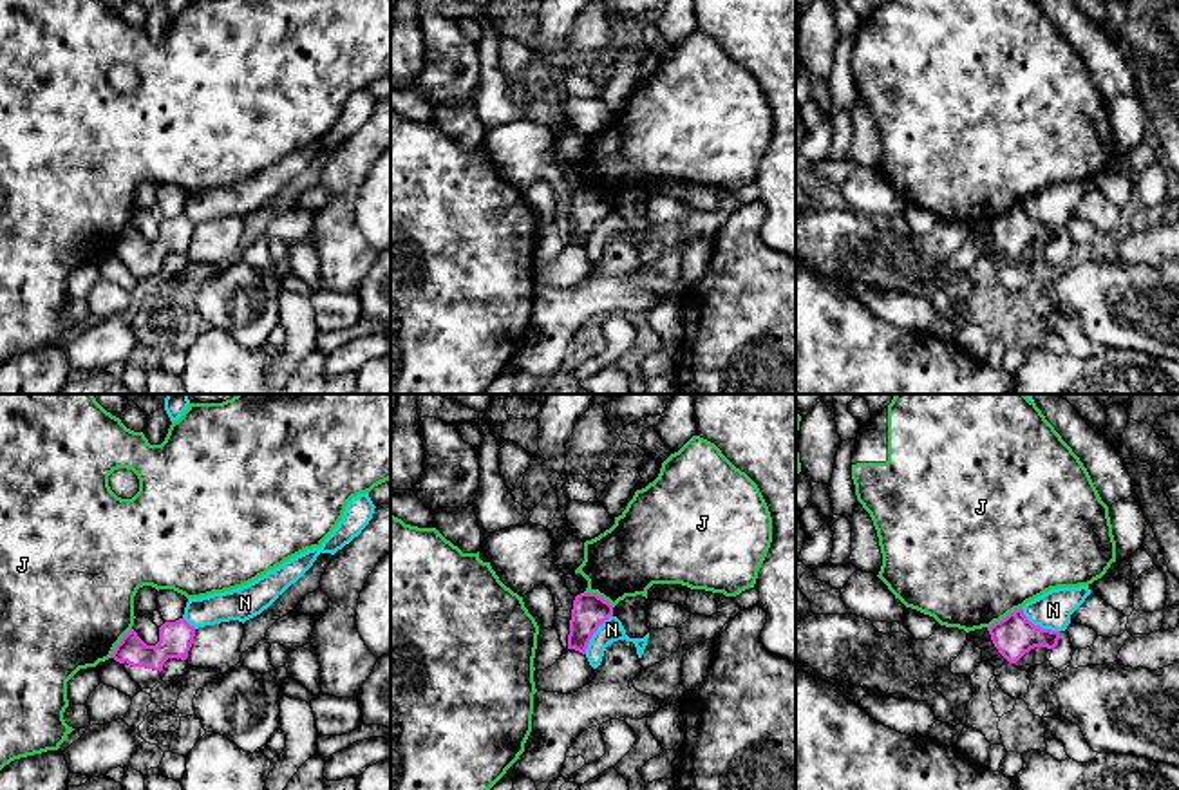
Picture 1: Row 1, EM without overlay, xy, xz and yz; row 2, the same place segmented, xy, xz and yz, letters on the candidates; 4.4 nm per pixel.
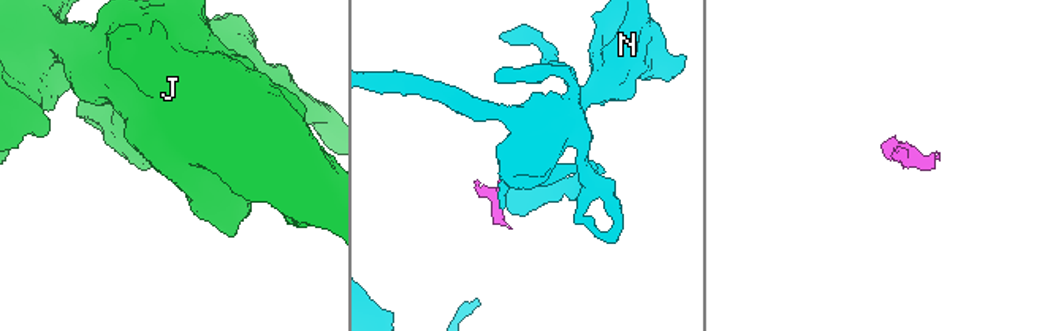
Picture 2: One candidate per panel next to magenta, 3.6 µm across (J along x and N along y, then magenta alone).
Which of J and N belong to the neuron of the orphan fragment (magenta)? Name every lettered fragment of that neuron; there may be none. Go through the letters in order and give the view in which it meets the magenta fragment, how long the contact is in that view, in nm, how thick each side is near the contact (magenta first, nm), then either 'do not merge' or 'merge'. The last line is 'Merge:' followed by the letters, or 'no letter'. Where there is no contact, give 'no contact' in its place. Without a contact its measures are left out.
J: meets magenta in yz; contact 180 nm long; 180 nm thick on the magenta side, 480 nm on the other; do not merge
N: meets magenta in yz; contact 200 nm long; 180 nm thick on the magenta side, 170 nm on the other; do not merge
Merge: no letter

